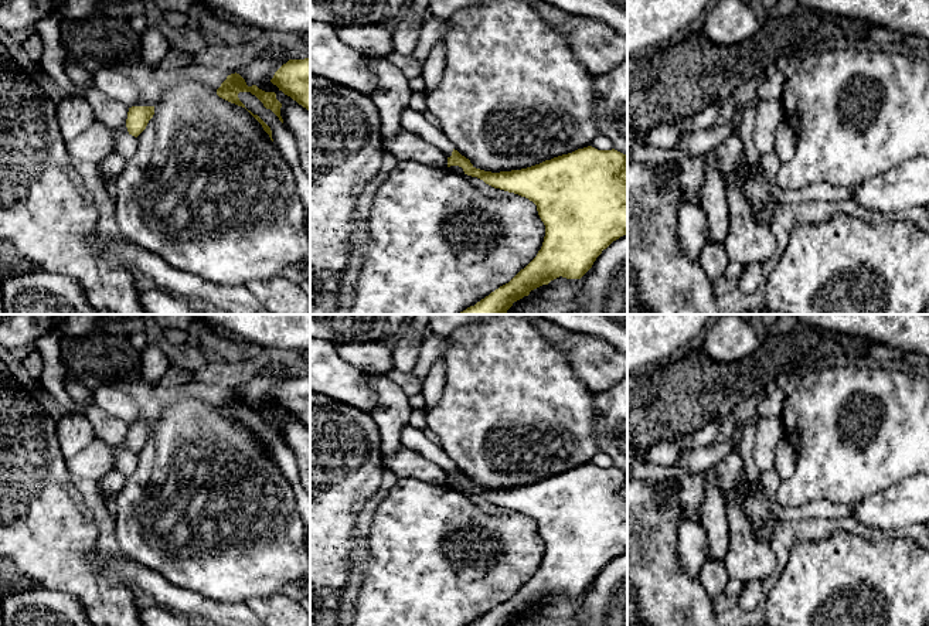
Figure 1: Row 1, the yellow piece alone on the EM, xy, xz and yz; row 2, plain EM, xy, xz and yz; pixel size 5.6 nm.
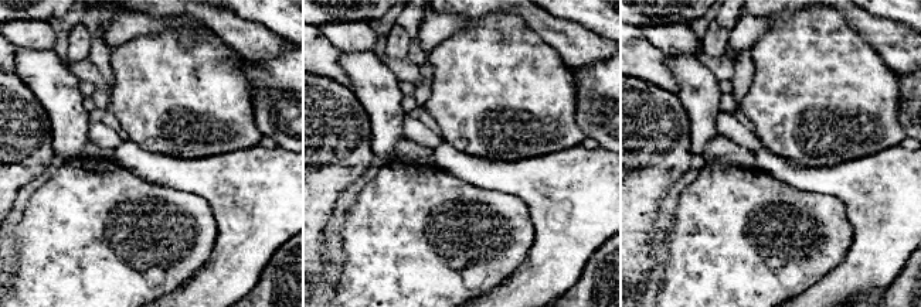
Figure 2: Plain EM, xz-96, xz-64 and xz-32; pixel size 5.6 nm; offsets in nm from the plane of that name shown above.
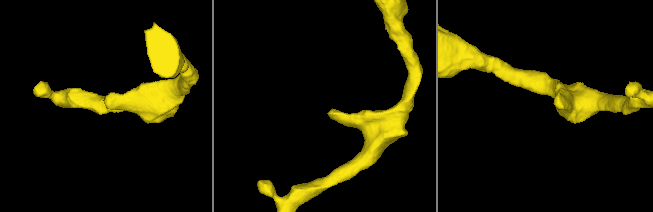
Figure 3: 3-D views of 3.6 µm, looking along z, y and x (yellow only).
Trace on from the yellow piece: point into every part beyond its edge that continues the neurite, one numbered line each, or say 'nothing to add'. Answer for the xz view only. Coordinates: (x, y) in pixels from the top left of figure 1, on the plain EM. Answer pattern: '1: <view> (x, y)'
nothing to add

